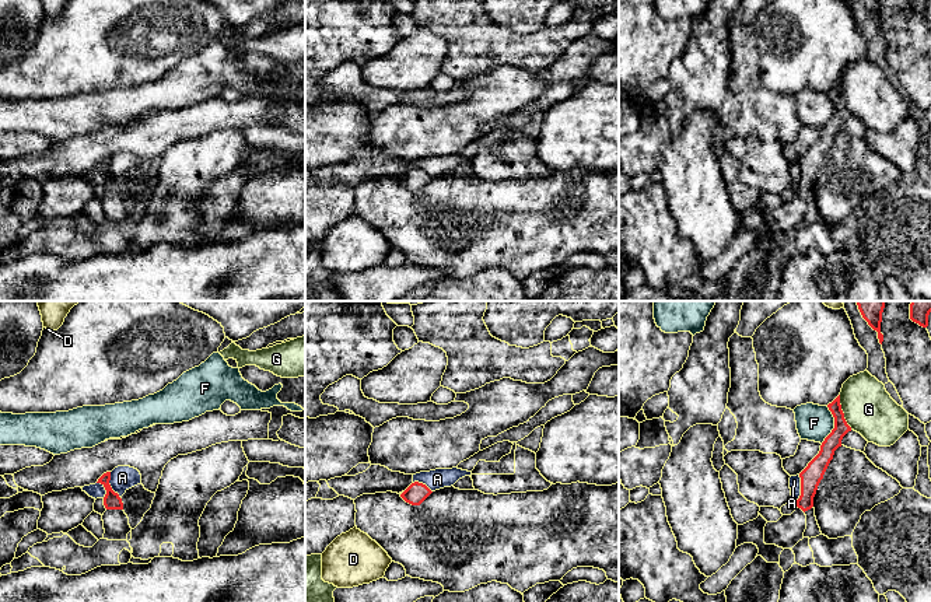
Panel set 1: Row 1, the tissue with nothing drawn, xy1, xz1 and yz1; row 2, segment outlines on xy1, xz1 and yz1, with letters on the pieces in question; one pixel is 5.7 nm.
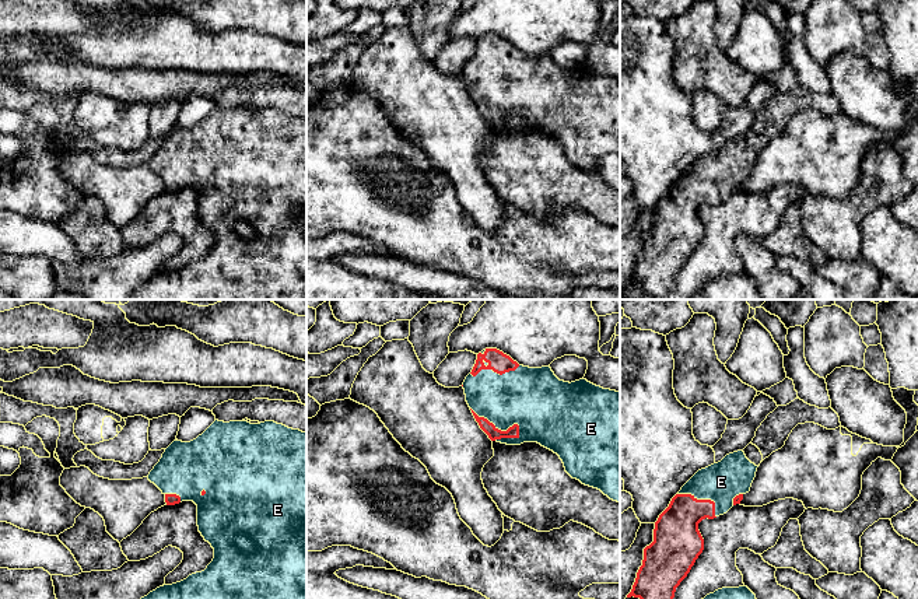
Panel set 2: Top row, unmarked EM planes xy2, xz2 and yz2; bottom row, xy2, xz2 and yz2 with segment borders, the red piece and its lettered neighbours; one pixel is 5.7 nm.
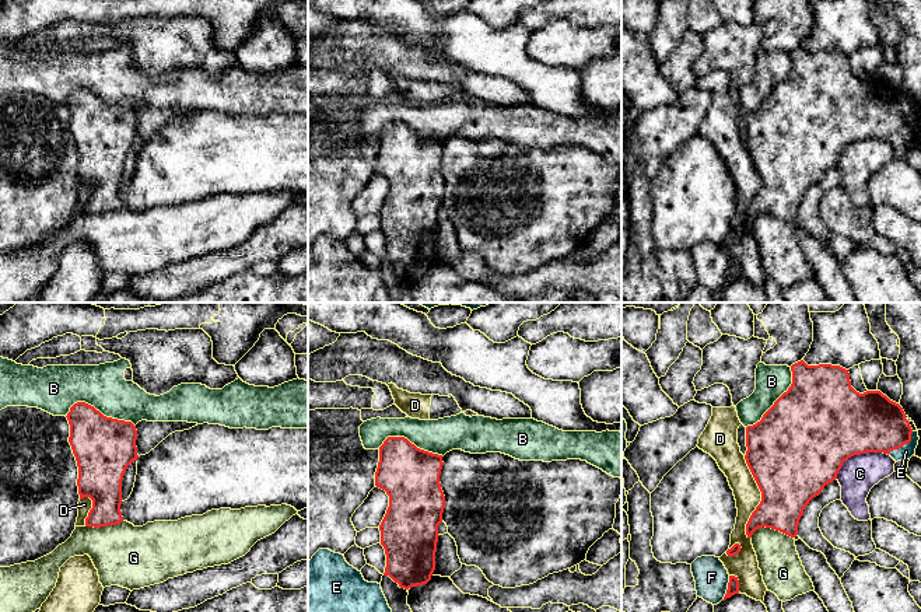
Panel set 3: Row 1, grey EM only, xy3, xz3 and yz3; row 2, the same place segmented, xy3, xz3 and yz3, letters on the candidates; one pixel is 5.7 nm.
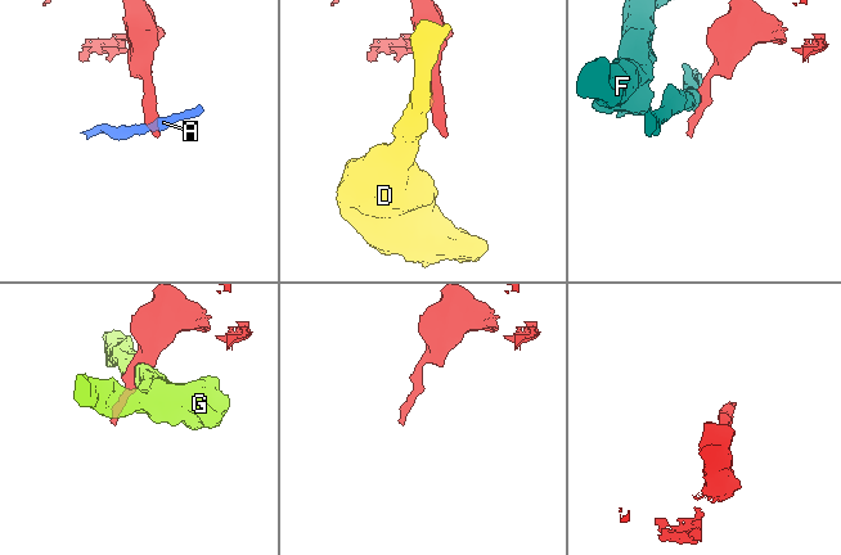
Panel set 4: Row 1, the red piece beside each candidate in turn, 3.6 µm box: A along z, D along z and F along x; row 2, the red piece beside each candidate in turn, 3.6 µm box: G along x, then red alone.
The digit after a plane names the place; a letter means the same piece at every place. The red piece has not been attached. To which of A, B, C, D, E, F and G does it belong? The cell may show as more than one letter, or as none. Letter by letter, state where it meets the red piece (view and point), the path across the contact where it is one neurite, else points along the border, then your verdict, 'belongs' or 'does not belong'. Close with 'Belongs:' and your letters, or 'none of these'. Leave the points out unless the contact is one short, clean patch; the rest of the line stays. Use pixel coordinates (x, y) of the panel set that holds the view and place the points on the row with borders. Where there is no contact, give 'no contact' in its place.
A: meets red in xy1 at (109, 485); border along xy1 (109, 472), (109, 486), (119, 497); does not belong
B: meets red in xy3 at (98, 411); does not belong
C: meets red in yz3 at (857, 454); does not belong
D: meets red in yz3 at (762, 497); does not belong
E: meets red in xz2 at (500, 430); belongs
F: meets red in yz1 at (835, 424); border along yz1 (828, 406), (833, 417), (833, 429), (821, 443); does not belong
G: meets red in yz3 at (771, 528); does not belong
Belongs: E

